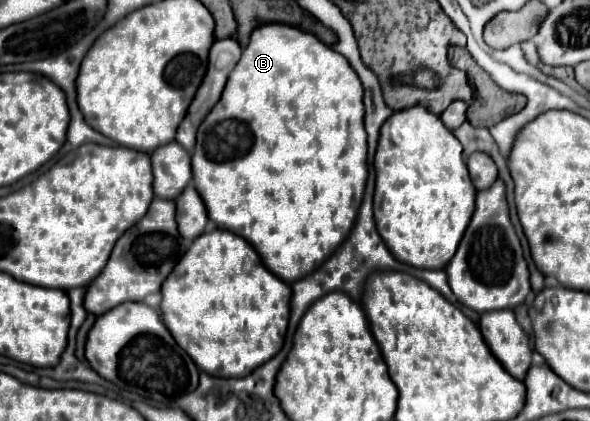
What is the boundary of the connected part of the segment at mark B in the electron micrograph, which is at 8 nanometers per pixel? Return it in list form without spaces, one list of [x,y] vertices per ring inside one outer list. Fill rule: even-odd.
[[[278,23],[262,25],[258,27],[252,37],[248,47],[242,53],[242,59],[236,63],[234,71],[230,73],[230,79],[226,83],[226,89],[220,97],[220,101],[214,105],[210,115],[204,119],[202,127],[198,129],[198,141],[194,147],[192,155],[192,173],[194,173],[194,185],[198,187],[198,193],[202,199],[206,199],[206,209],[210,211],[210,219],[220,227],[234,231],[236,235],[244,235],[244,239],[258,251],[262,263],[274,271],[282,281],[294,283],[312,271],[316,271],[334,251],[346,241],[350,231],[354,229],[364,189],[366,189],[366,179],[368,179],[368,141],[366,141],[366,129],[364,129],[364,91],[362,83],[356,75],[356,71],[350,67],[348,59],[340,53],[336,53],[332,47],[324,45],[320,39],[316,39],[310,33],[304,33],[298,27],[286,27]]]

